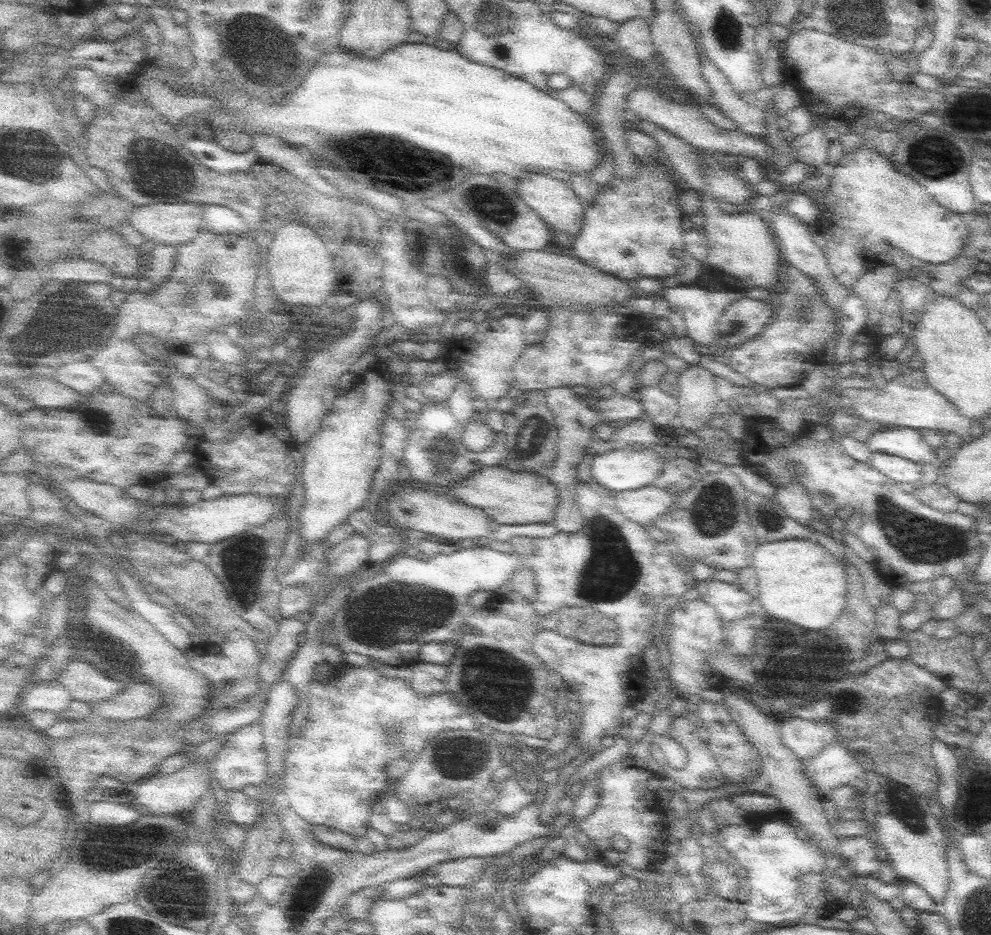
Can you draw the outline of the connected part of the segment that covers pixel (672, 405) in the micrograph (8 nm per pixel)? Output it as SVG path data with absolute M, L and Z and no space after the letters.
M638 383L636 394L643 402L645 413L656 426L666 426L677 420L679 411L677 397L664 392L659 385L643 386Z

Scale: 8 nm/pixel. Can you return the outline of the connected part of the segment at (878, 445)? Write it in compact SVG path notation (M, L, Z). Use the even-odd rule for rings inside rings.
M893 427L894 430L876 432L866 440L871 452L895 454L908 460L918 462L923 467L926 462L936 462L937 456L934 447L926 443L919 429L908 427Z

